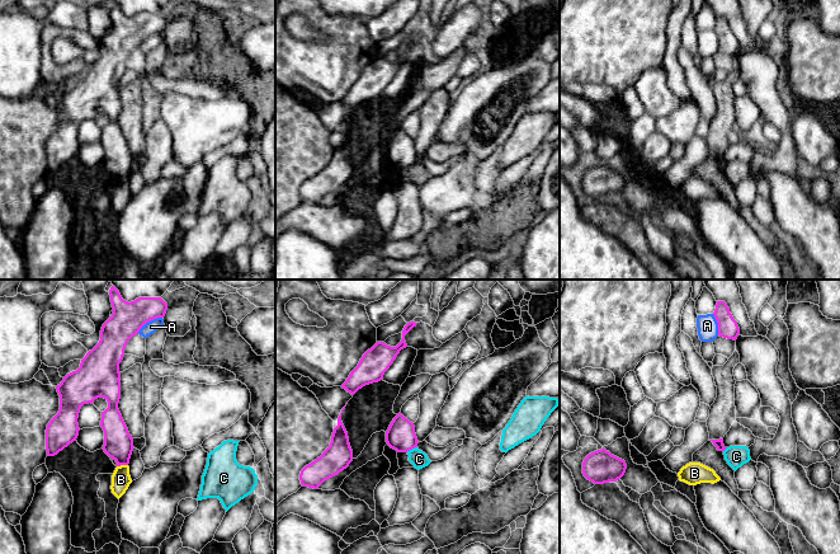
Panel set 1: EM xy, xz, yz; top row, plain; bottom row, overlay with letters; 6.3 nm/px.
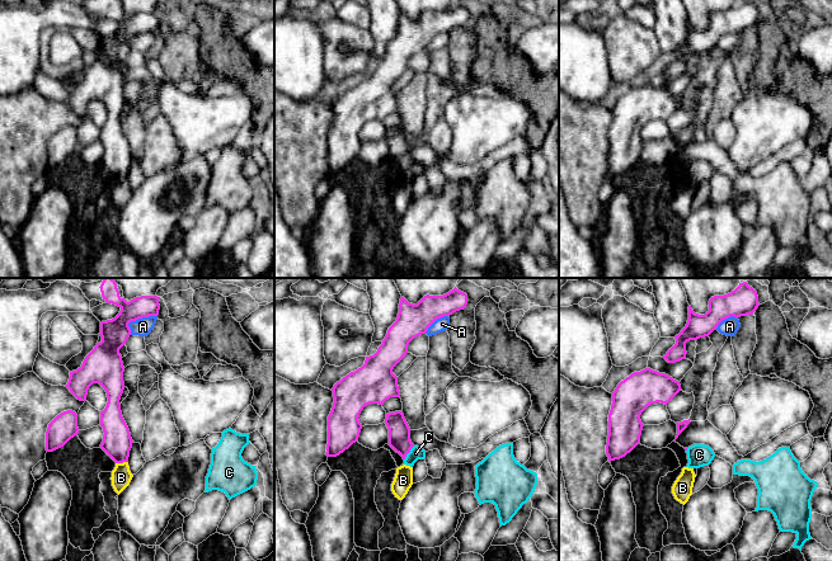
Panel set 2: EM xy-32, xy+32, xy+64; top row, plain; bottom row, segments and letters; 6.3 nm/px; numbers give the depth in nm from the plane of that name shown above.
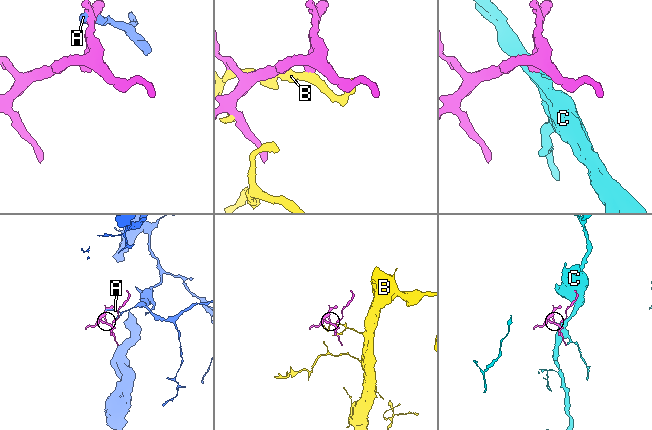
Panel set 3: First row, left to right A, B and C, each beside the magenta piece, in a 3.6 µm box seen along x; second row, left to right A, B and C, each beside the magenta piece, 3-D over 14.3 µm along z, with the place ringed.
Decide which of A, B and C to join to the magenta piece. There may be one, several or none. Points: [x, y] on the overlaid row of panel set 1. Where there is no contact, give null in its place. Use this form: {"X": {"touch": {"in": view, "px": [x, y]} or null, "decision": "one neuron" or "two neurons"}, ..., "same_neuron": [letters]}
{"A": {"touch": {"in": "xy", "px": [149, 320]}, "decision": "two neurons"}, "B": {"touch": {"in": "xy", "px": [122, 464]}, "decision": "two neurons"}, "C": {"touch": {"in": "xz", "px": [411, 449]}, "decision": "two neurons"}, "same_neuron": []}

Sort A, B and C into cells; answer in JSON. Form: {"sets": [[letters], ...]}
{"sets": [["A"], ["B"], ["C"]]}

